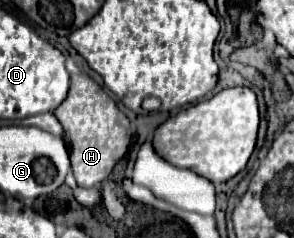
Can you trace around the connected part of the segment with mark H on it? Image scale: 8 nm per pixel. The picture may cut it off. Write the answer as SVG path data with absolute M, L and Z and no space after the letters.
M74 74L70 80L70 90L66 100L56 108L56 118L60 120L63 128L63 139L67 145L70 156L71 170L78 182L78 186L82 188L92 188L96 184L100 184L102 180L108 178L108 174L112 172L112 168L118 164L118 160L128 152L130 140L132 140L132 132L130 132L130 122L128 118L118 110L116 102L112 98L108 98L108 94L86 74Z

